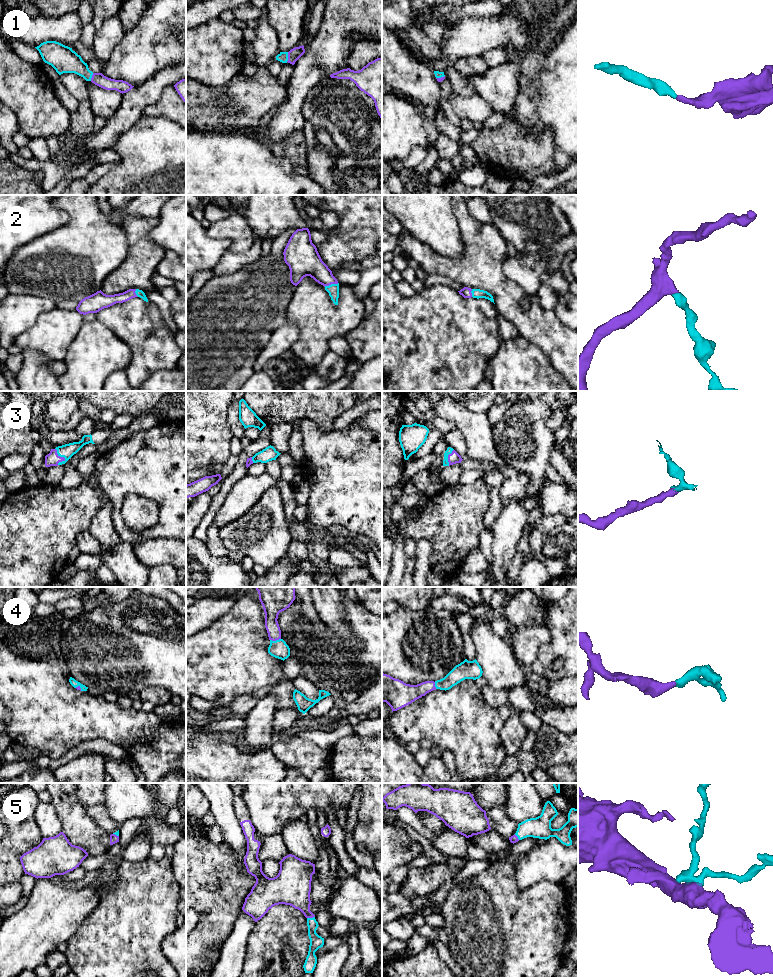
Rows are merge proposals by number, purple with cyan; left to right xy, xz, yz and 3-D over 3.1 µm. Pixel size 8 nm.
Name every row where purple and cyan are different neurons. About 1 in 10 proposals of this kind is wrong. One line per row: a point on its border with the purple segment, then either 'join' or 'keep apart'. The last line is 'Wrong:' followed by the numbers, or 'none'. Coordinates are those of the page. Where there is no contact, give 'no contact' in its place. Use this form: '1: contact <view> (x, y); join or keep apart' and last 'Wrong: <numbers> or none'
1: contact xz (288, 57); join
2: contact xz (331, 283); join
3: contact xy (62, 457); join
4: contact xz (275, 640); join
5: contact xz (310, 917); join
Wrong: none

